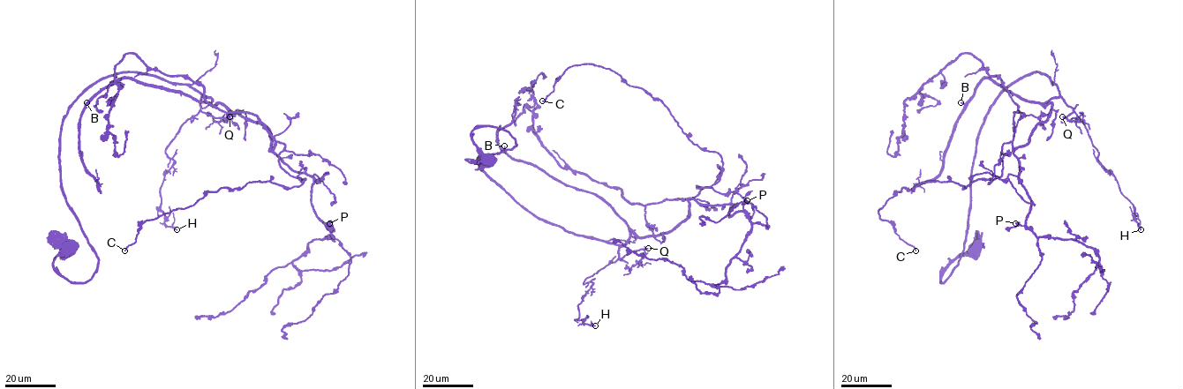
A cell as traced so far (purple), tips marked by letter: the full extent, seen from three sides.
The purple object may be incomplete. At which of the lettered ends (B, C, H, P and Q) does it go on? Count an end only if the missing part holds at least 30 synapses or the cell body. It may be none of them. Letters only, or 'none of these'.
C, Q

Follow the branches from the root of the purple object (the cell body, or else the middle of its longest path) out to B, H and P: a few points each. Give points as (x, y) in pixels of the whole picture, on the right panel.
B: (976, 250), (941, 282), (964, 249), (989, 107), (1033, 72), (1059, 93), (1026, 101), (983, 78), (960, 102)
H: (976, 250), (941, 282), (964, 249), (983, 118), (1033, 72), (1085, 125), (1141, 229)
P: (976, 250), (941, 282), (964, 249), (983, 118), (1043, 72), (1059, 96), (1013, 150), (1031, 199), (1015, 223)

